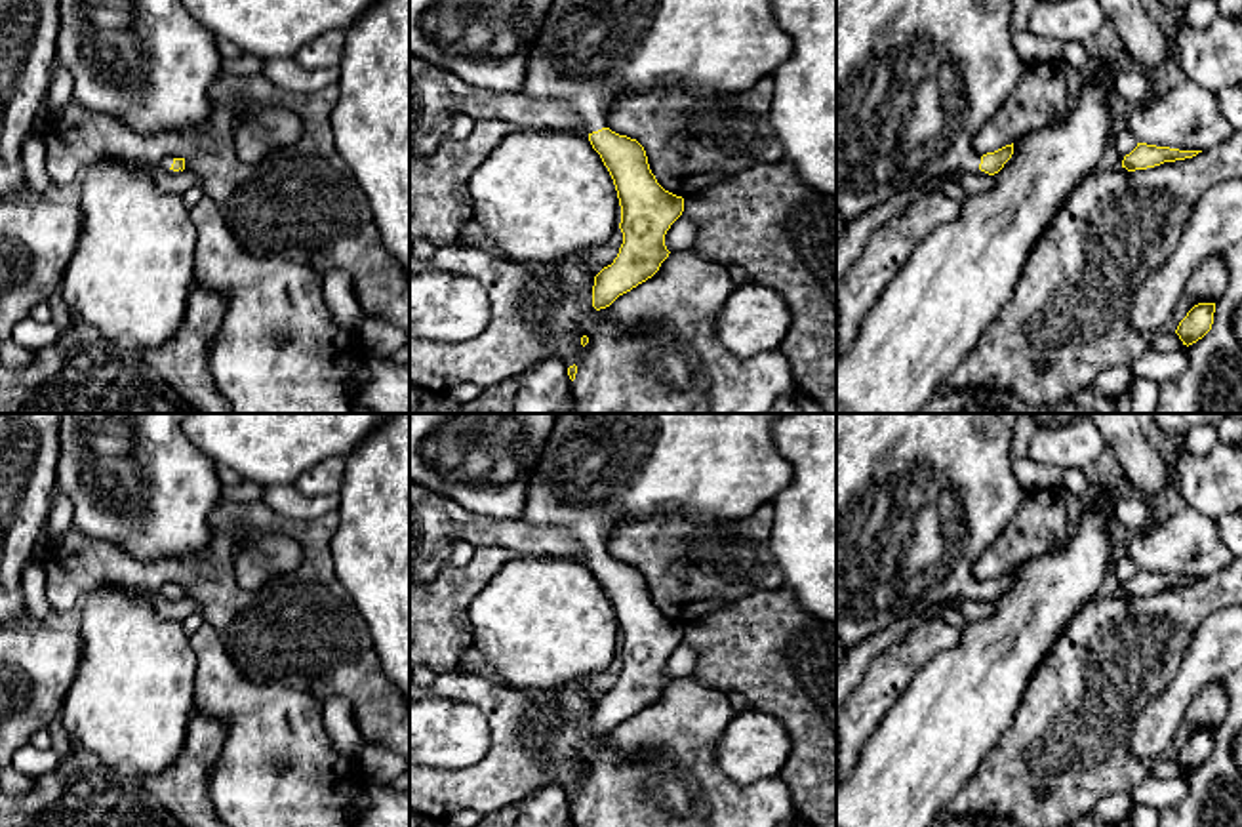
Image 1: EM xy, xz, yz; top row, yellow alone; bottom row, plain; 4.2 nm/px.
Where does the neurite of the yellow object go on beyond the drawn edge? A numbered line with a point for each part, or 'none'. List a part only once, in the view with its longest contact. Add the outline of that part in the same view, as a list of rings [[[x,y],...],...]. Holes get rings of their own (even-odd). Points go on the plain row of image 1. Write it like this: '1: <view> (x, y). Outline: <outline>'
1: xz (597, 471). Outline: [[[558,414],[551,436],[539,454],[526,492],[522,520],[533,528],[568,530],[585,549],[587,558],[606,555],[606,545],[613,530],[629,520],[642,520],[651,514],[699,514],[720,520],[741,520],[760,505],[773,503],[792,480],[792,467],[781,457],[773,440],[773,421],[781,414]]]

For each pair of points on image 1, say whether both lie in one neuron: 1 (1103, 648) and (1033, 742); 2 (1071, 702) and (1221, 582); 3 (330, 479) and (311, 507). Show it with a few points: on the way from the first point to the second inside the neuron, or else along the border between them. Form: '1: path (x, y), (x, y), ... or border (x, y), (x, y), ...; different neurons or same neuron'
1: path (1101, 671), (1056, 719); same neuron
2: path (1109, 671), (1183, 608); same neuron
3: border (292, 484), (307, 496), (338, 494); different neurons

